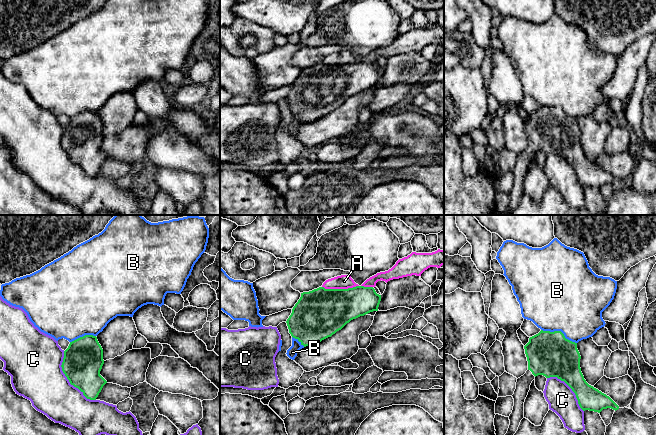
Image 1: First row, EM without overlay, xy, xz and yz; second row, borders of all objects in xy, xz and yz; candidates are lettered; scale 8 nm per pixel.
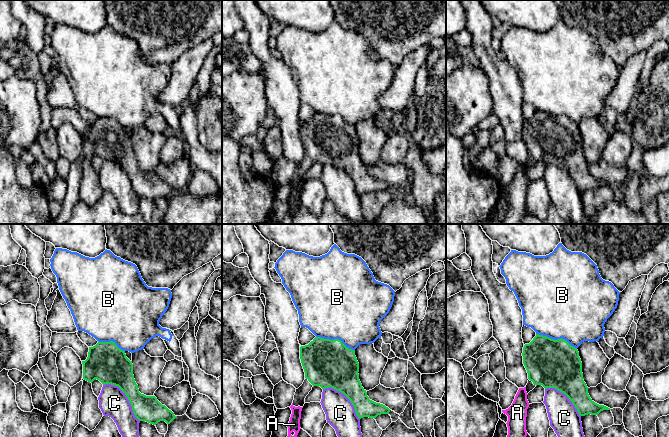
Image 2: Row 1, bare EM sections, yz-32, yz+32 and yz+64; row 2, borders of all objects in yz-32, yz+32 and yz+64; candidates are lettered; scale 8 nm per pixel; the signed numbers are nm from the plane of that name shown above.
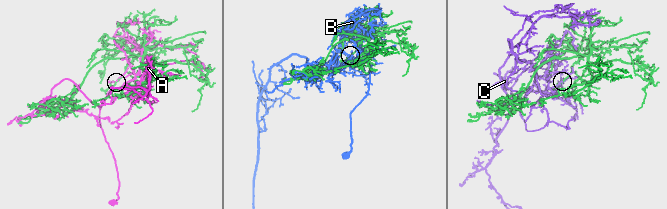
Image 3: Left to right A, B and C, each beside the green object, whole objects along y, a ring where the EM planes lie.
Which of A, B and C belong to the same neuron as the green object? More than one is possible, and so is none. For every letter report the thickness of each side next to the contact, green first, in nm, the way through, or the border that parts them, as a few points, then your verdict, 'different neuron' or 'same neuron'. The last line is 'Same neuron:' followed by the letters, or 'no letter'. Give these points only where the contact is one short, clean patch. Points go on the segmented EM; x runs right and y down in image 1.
A: 400 nm thick on the green side, 110 nm on the other; different neuron
B: 360 nm thick on the green side, 500 nm on the other; different neuron
C: 320 nm thick on the green side, 400 nm on the other; different neuron
Same neuron: no letter

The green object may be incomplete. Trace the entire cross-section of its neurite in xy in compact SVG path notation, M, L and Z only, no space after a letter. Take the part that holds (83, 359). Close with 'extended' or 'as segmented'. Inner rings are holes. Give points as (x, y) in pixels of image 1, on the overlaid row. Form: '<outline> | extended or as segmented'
M85 335L70 342L68 348L64 351L61 367L71 385L78 388L87 399L96 400L103 386L107 383L100 375L103 364L103 349L97 337Z | as segmented

